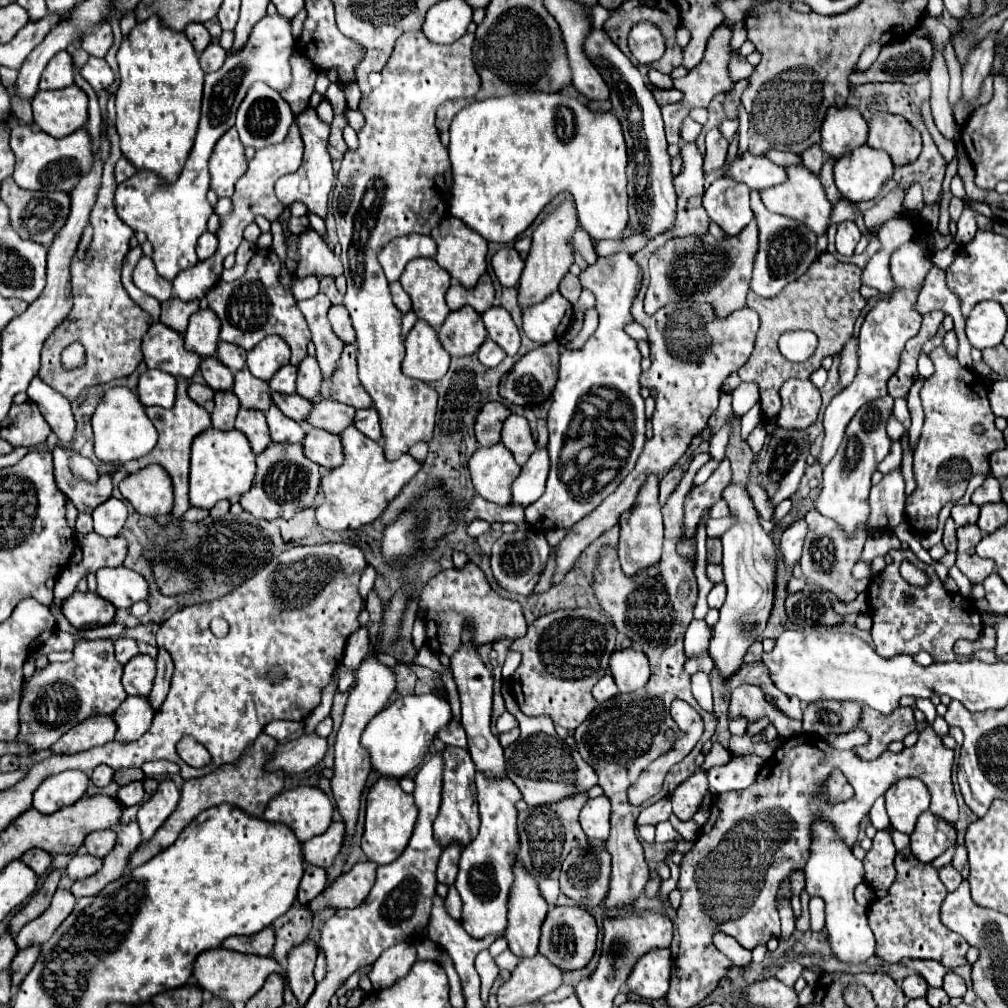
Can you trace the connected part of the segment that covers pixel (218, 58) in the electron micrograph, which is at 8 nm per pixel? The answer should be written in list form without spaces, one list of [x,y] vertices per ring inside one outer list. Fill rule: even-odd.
[[[211,43],[203,53],[199,53],[201,69],[203,69],[205,73],[213,73],[213,71],[221,69],[225,57],[227,57],[227,53],[223,51],[223,47],[219,47],[217,43]]]

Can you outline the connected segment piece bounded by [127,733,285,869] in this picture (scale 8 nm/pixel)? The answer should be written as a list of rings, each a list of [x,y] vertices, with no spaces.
[[[261,733],[255,743],[251,747],[247,747],[241,757],[235,761],[235,763],[227,763],[227,765],[221,765],[217,767],[215,771],[199,777],[199,779],[189,779],[185,781],[183,789],[181,789],[181,799],[179,799],[179,807],[171,813],[171,817],[157,829],[157,833],[147,839],[147,841],[141,841],[139,849],[133,851],[127,867],[129,869],[135,869],[143,863],[147,863],[151,857],[155,857],[157,853],[161,853],[163,849],[167,849],[169,845],[175,843],[175,839],[179,837],[179,833],[193,821],[193,817],[197,817],[201,811],[209,809],[209,807],[215,807],[215,805],[221,805],[221,803],[229,803],[229,805],[235,805],[239,807],[243,813],[247,813],[249,817],[255,817],[259,819],[267,807],[267,803],[279,795],[283,791],[283,785],[285,785],[285,775],[283,771],[277,771],[277,773],[269,773],[263,769],[263,763],[267,761],[267,757],[275,751],[277,747],[277,741],[265,733]]]

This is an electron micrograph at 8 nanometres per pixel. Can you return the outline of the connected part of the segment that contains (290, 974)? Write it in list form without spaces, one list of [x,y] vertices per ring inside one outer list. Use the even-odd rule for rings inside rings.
[[[305,939],[301,945],[295,945],[289,955],[287,955],[287,981],[297,997],[299,1005],[305,1005],[311,993],[315,991],[315,979],[313,979],[313,967],[315,967],[315,957],[317,957],[319,947],[311,941]]]

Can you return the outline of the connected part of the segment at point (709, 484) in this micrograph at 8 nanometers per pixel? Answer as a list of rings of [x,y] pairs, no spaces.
[[[725,457],[719,469],[699,487],[693,487],[685,499],[683,517],[683,539],[677,543],[677,553],[681,557],[695,557],[695,533],[701,525],[701,517],[721,499],[723,487],[731,483],[731,465]]]

